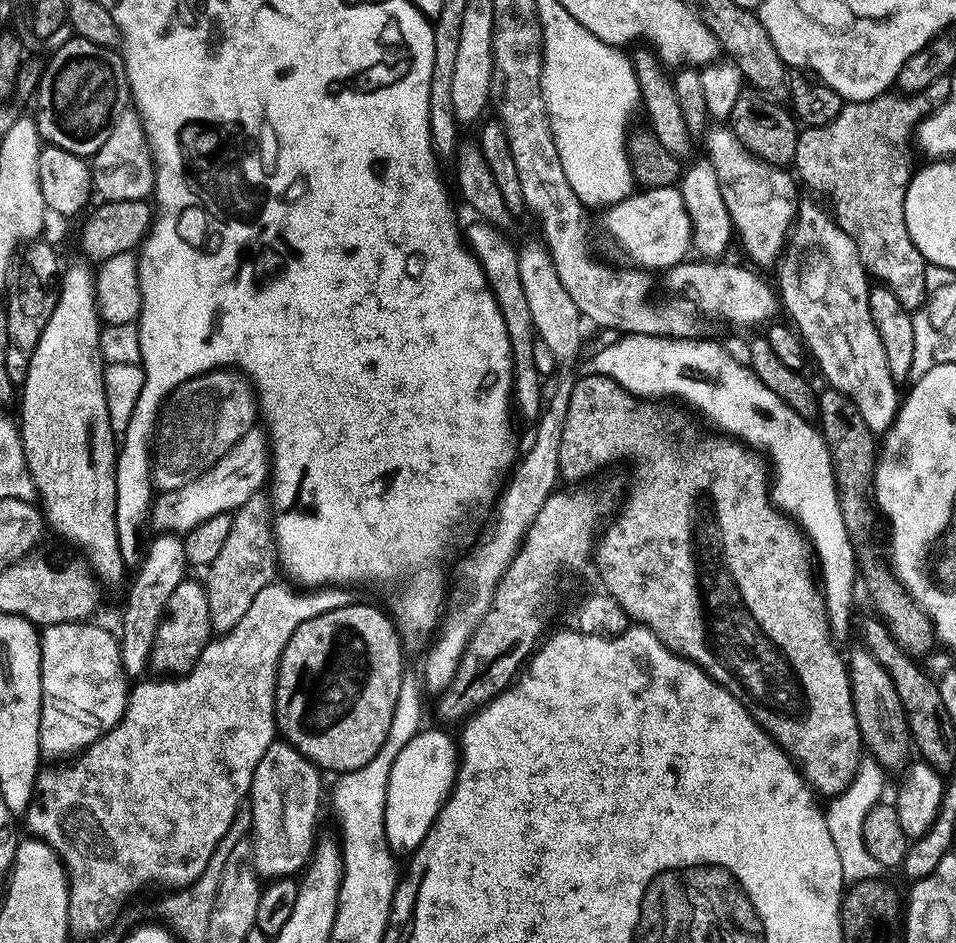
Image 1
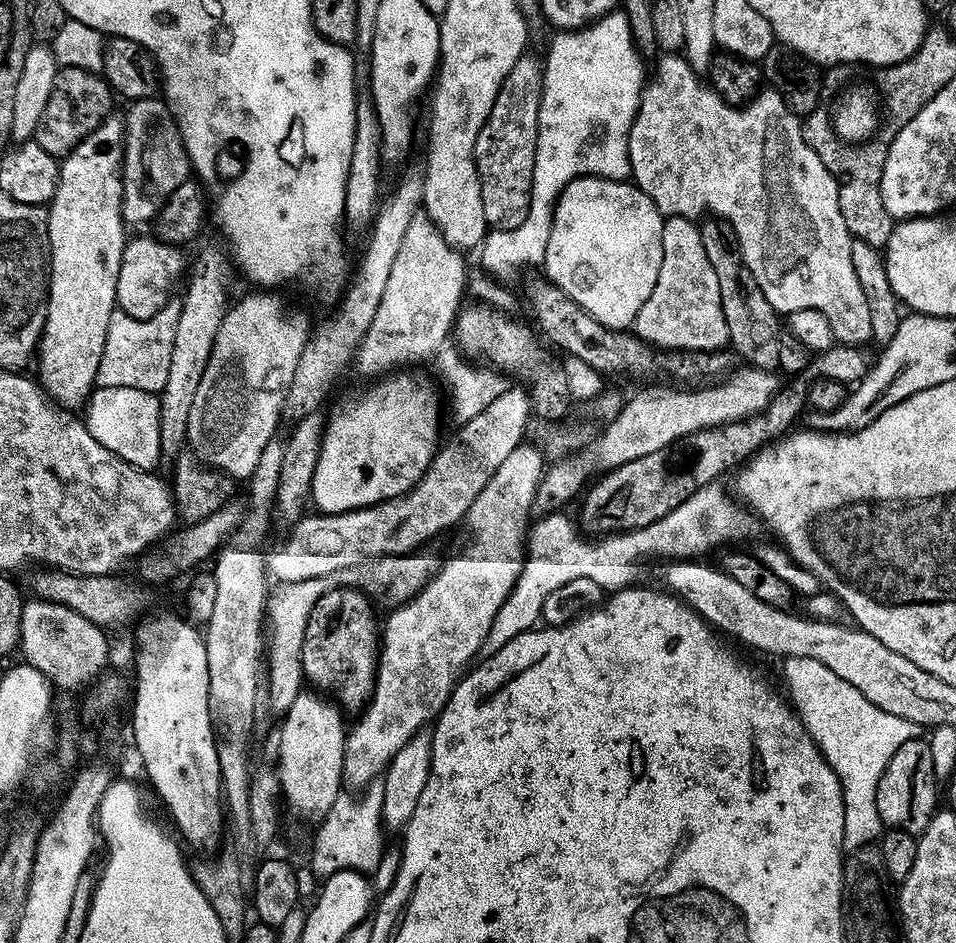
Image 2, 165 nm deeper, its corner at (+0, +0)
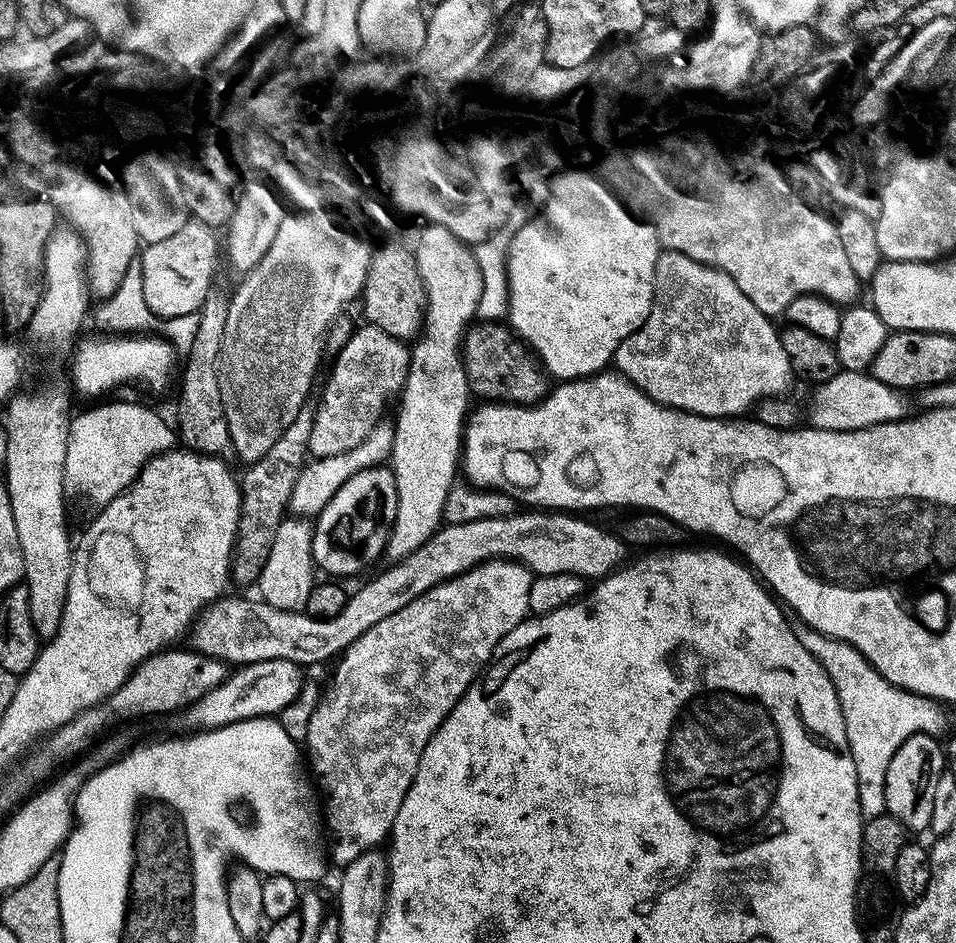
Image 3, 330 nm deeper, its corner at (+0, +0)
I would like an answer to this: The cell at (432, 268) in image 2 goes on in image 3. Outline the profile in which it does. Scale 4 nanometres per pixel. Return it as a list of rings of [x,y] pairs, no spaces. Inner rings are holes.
[[[387,423],[376,425],[374,430],[363,439],[363,442],[342,454],[321,456],[305,463],[303,470],[295,480],[294,488],[289,500],[289,511],[295,517],[314,518],[320,514],[330,502],[330,498],[346,483],[354,474],[363,469],[377,467],[385,463],[392,452],[393,434],[395,429]]]

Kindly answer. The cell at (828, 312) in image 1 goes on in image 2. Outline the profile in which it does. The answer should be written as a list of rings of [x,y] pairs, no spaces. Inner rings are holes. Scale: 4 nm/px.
[[[664,54],[661,55],[661,60],[656,64],[656,80],[649,79],[645,83],[640,94],[640,105],[636,111],[636,117],[634,122],[630,126],[630,134],[628,135],[628,161],[630,162],[630,176],[634,181],[637,188],[641,188],[642,191],[654,202],[654,206],[660,212],[660,215],[665,218],[671,218],[671,216],[680,215],[680,218],[688,218],[684,216],[700,216],[703,212],[713,212],[713,217],[719,218],[721,221],[729,224],[733,228],[733,232],[737,238],[737,246],[741,250],[741,258],[744,260],[744,265],[750,270],[750,274],[754,274],[754,278],[758,282],[758,286],[762,290],[762,294],[766,294],[766,302],[770,302],[774,305],[779,305],[780,301],[780,276],[784,276],[784,292],[788,295],[789,305],[799,306],[802,308],[813,308],[814,310],[821,311],[829,320],[829,324],[832,327],[832,332],[835,339],[842,344],[851,344],[855,346],[864,346],[872,340],[872,331],[870,330],[870,306],[866,302],[866,294],[862,294],[862,286],[858,283],[857,276],[854,275],[854,261],[850,259],[850,250],[852,249],[853,237],[846,230],[846,221],[842,219],[842,210],[838,206],[838,190],[840,185],[836,177],[830,174],[830,170],[826,170],[826,166],[822,162],[822,158],[818,158],[818,154],[812,149],[811,144],[808,143],[808,137],[805,129],[802,127],[801,117],[795,116],[791,110],[786,106],[786,102],[778,95],[775,90],[761,90],[756,93],[753,100],[749,100],[746,106],[737,106],[734,104],[727,104],[726,101],[709,86],[698,73],[688,65],[687,59],[680,54]]]

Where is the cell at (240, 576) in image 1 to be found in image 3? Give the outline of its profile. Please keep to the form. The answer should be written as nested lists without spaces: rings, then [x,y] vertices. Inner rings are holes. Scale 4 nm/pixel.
[[[365,323],[363,327],[355,329],[331,361],[332,373],[316,404],[314,426],[310,429],[308,450],[313,457],[342,454],[358,446],[381,423],[380,415],[388,399],[403,389],[410,355],[405,341],[378,330],[373,324]]]

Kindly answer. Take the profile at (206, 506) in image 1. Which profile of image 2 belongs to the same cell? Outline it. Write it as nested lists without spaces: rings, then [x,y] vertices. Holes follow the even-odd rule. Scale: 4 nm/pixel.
[[[421,167],[410,169],[396,190],[379,205],[370,228],[369,240],[358,266],[337,307],[338,312],[317,333],[304,344],[294,379],[284,400],[283,419],[290,424],[297,423],[303,416],[319,411],[332,384],[339,378],[344,368],[349,366],[358,345],[372,324],[372,319],[380,305],[380,298],[386,287],[390,269],[398,255],[406,229],[415,212],[421,209],[424,196],[424,173]]]

